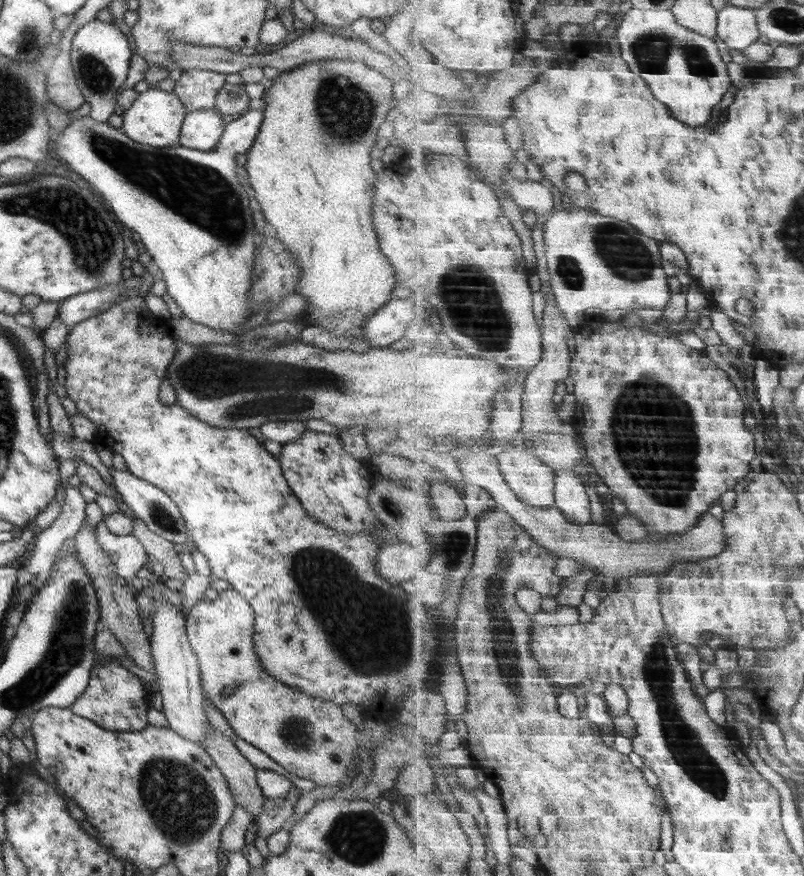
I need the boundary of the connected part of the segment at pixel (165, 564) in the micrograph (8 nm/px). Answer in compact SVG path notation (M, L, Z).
M136 516L134 517L131 536L142 544L150 563L160 563L165 579L185 580L189 575L181 567L178 557L179 548L172 542L153 534L143 522Z

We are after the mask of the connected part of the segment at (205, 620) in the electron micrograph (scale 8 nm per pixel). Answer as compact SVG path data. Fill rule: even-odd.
M227 590L212 602L199 600L190 606L184 616L184 623L189 646L198 660L202 691L225 718L231 730L288 773L308 778L317 786L335 786L348 772L347 766L353 762L356 754L356 726L345 720L339 705L293 690L263 670L253 650L254 610L247 599L237 594L237 591ZM225 686L233 686L233 692L228 696L223 695Z

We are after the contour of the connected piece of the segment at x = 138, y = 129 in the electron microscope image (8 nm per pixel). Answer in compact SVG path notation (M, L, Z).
M148 88L145 92L138 94L135 102L123 112L123 123L119 130L127 135L133 142L149 144L155 148L165 146L177 146L179 141L180 126L186 111L179 99L156 88Z

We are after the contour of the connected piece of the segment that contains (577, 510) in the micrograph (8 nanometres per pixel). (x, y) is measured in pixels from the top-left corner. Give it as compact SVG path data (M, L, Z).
M559 469L556 470L555 482L555 507L573 524L592 523L590 497L578 475L572 469Z

